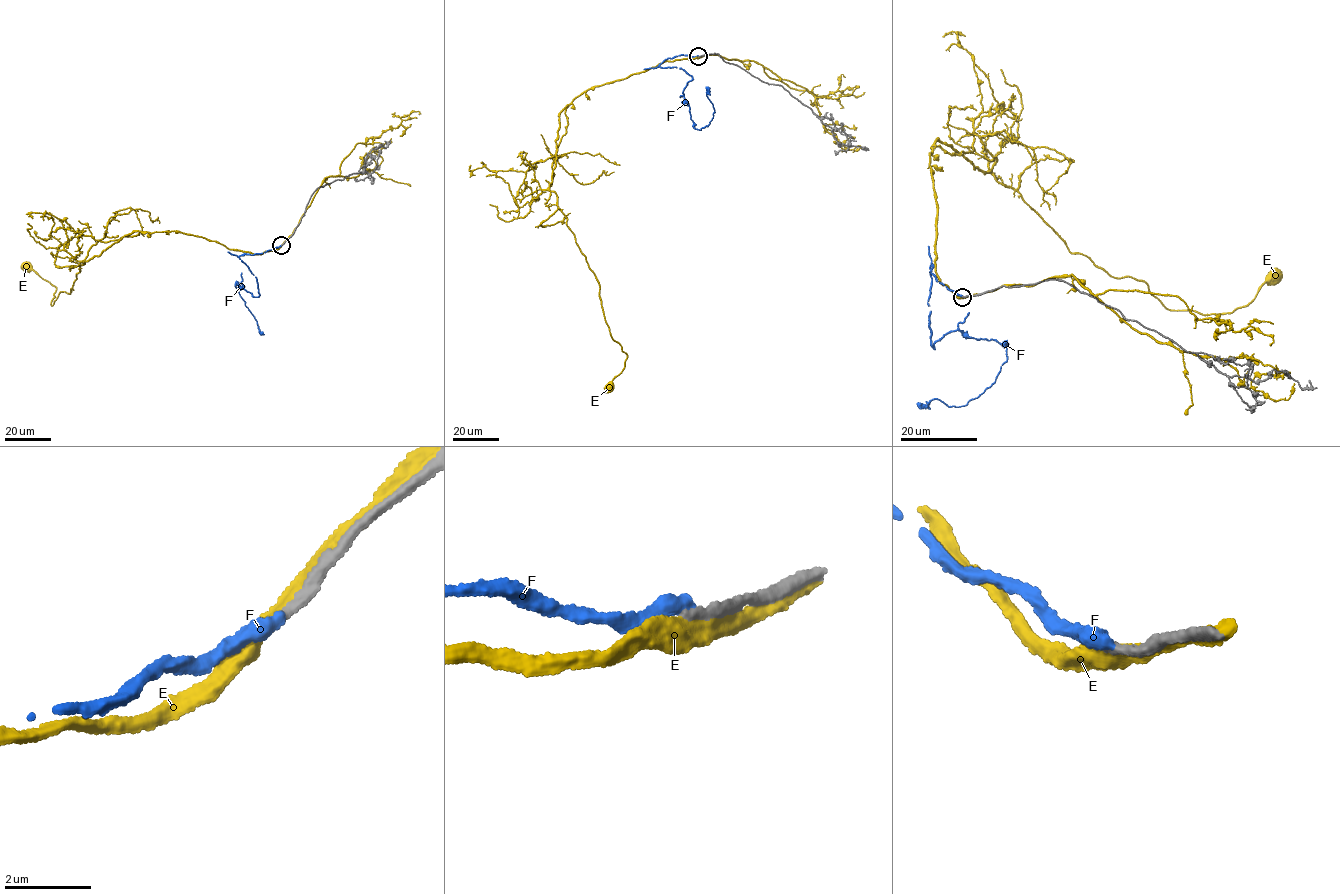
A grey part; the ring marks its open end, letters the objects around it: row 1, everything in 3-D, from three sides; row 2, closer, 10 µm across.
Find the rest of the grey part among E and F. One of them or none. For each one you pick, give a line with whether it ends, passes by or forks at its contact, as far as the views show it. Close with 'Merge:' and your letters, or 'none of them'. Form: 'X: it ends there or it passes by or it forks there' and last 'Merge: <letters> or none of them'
Merge: none of them

